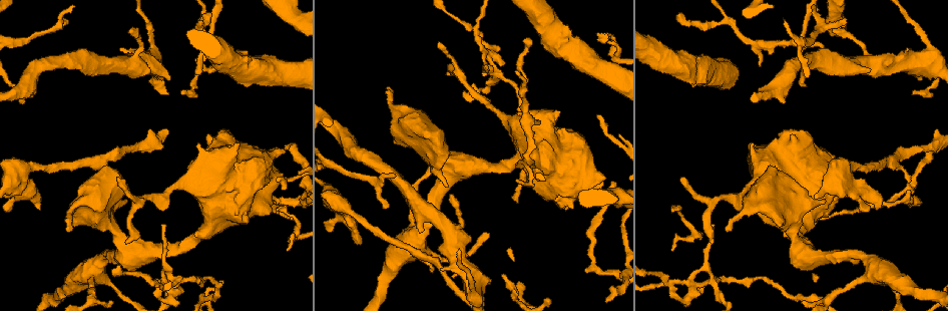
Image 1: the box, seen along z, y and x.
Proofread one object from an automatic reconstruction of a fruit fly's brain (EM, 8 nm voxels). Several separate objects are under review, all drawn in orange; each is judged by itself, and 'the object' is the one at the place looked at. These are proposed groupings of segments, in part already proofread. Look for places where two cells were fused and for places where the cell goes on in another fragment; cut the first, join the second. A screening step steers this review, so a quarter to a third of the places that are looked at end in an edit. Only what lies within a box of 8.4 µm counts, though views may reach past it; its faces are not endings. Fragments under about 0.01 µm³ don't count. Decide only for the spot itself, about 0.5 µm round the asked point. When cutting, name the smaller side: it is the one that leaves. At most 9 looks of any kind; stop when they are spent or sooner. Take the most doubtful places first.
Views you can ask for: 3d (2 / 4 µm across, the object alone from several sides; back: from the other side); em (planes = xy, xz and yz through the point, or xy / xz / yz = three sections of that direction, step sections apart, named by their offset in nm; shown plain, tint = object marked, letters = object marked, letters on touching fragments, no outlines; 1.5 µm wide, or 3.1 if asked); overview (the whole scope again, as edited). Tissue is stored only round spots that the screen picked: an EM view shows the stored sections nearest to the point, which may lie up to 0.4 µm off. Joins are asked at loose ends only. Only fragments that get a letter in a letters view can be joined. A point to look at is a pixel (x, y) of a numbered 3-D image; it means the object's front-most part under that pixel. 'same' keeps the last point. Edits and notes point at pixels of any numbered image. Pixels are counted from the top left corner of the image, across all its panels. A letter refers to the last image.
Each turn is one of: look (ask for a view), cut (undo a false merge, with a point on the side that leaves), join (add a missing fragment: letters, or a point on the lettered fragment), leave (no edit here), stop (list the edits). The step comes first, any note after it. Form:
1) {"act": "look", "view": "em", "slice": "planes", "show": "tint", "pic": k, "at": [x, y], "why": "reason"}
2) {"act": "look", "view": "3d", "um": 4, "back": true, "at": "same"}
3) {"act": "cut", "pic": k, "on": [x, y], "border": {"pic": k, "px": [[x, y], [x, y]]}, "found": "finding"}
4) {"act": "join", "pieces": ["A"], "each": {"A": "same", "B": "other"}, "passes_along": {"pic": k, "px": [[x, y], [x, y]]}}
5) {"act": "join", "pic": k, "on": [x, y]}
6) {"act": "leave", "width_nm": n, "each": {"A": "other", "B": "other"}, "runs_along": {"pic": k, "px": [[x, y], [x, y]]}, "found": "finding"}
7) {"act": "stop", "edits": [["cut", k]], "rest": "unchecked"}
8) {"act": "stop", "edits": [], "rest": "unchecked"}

{"act": "look", "view": "em", "slice": "planes", "show": "letters", "pic": 1, "at": [474, 28]}

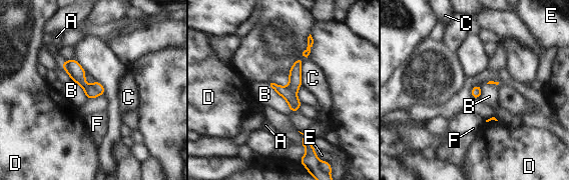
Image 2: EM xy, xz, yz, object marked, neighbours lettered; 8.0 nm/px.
{"act": "cut", "pic": 2, "on": [282, 91], "each": {"A": "other", "B": "other", "C": "other", "D": "other", "E": "other", "F": "other"}, "part_leaving": {"pic": 2, "px": [[64, 64], [95, 94]]}, "found": "a second cell is stuck on"}

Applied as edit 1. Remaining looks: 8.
{"act": "look", "view": "overview"}

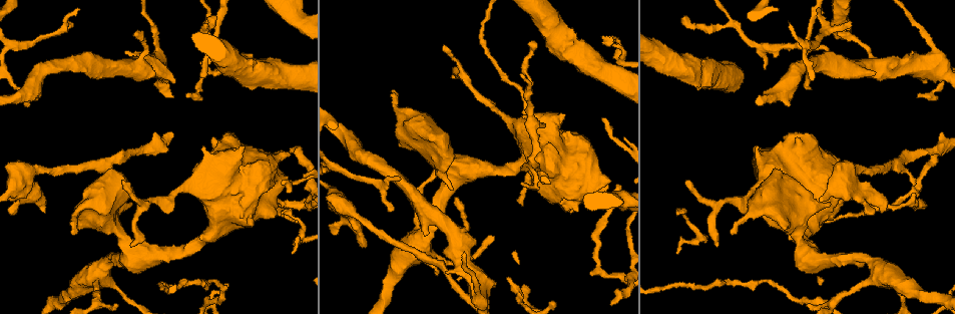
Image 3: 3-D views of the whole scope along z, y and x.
{"act": "look", "view": "3d", "um": 2, "pic": 3, "at": [828, 203], "why": "an open end"}

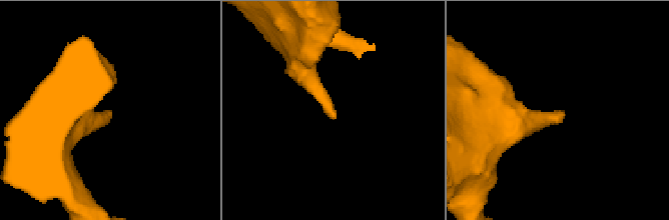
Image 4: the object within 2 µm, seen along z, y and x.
{"act": "look", "view": "em", "slice": "planes", "show": "letters", "pic": 4, "at": [334, 118], "why": "shape alone is not enough"}

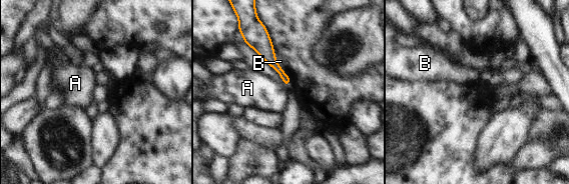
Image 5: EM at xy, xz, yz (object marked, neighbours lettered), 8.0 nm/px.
{"act": "leave", "each": {"A": "other", "B": "other"}, "border": {"pic": 5, "px": [[283, 84], [288, 86]]}, "found": "none of them fits"}

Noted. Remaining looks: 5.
{"act": "look", "view": "3d", "um": 2, "pic": 3, "at": [507, 277], "why": "tapers out"}

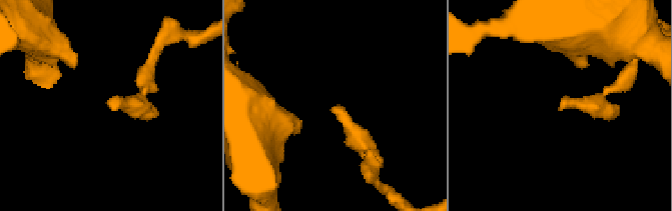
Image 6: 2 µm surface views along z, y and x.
{"act": "look", "view": "em", "slice": "planes", "show": "tint", "pic": 6, "at": [562, 107]}

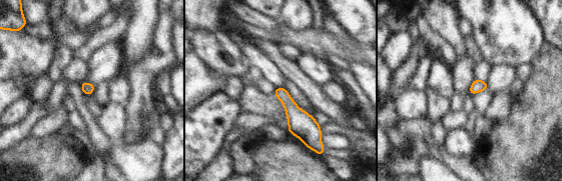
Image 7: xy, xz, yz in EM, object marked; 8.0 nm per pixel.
{"act": "look", "view": "em", "slice": "planes", "show": "letters", "at": "same"}

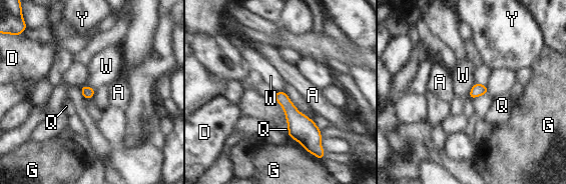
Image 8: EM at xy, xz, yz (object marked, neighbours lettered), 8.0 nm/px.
{"act": "leave", "width_nm": 90, "each": {"A": "other", "D": "other", "G": "other", "Q": "other", "W": "other", "Y": "other"}, "border": {"pic": 8, "px": [[476, 82], [468, 96]]}, "found": "no lettered fragment goes on from it"}

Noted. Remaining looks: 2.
{"act": "look", "view": "em", "slice": "xy", "step": 8, "show": "letters", "pic": 3, "at": [522, 168]}

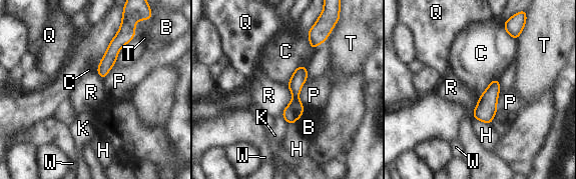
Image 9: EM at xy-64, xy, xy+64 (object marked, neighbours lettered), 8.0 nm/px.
{"act": "look", "view": "em", "slice": "planes", "show": "letters", "at": "same"}

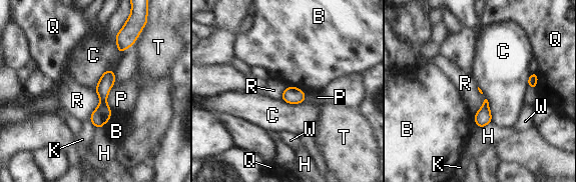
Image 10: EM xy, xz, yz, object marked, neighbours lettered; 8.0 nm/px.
{"act": "leave", "longest_contact_nm": ["R", 260], "each": {"B": "other", "C": "other", "H": "other", "K": "other", "P": "other", "Q": "other", "R": "other", "T": "other", "W": "other"}, "border": {"pic": 10, "px": [[95, 89], [99, 103], [89, 119]]}, "found": "none of them fits"}

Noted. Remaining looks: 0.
{"act": "stop", "edits": [["cut", 2]], "rest": "unchecked"}

